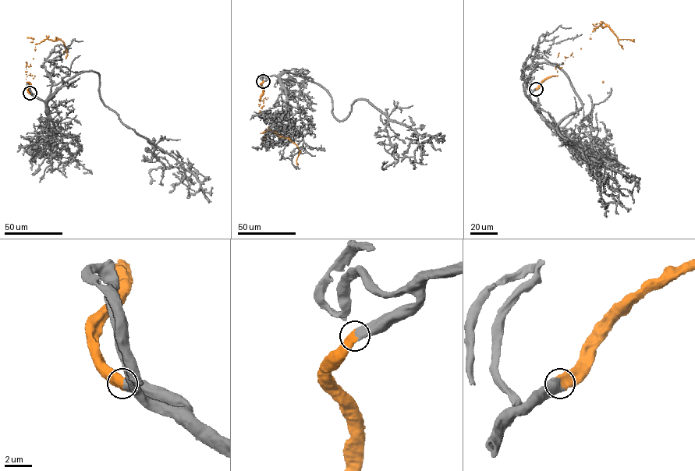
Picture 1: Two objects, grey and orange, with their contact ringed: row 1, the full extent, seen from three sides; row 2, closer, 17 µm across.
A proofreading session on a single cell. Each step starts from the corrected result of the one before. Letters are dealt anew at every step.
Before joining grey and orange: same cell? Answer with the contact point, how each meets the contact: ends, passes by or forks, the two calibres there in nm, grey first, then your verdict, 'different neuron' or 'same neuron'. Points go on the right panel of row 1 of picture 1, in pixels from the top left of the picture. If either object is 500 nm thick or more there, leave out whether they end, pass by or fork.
(536, 89) | 600/750 nm | same neuron

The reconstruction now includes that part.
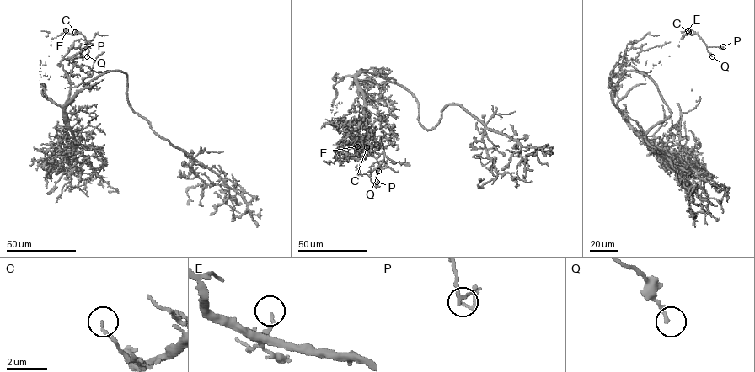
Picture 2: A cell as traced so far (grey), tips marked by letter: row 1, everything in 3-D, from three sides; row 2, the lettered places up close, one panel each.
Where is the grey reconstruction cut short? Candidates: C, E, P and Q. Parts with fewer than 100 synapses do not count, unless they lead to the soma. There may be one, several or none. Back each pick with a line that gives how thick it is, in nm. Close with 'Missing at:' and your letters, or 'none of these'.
Missing at: none of these

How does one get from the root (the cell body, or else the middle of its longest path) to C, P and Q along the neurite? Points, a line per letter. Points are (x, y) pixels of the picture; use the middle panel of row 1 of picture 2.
C: (410, 92), (366, 72), (345, 76), (334, 85), (336, 97), (330, 110), (342, 138), (356, 148), (366, 147)
P: (410, 92), (366, 72), (345, 76), (334, 86), (330, 110), (342, 138), (377, 159), (377, 182)
Q: (410, 92), (366, 72), (345, 76), (334, 86), (330, 110), (342, 138), (372, 156), (378, 171)

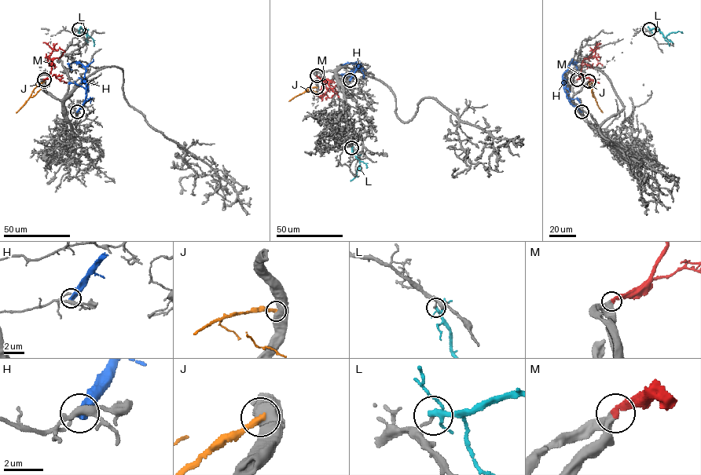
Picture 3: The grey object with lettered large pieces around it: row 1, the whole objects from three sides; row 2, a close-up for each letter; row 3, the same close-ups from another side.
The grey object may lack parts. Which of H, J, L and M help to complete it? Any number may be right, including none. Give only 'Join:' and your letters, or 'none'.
Join: M

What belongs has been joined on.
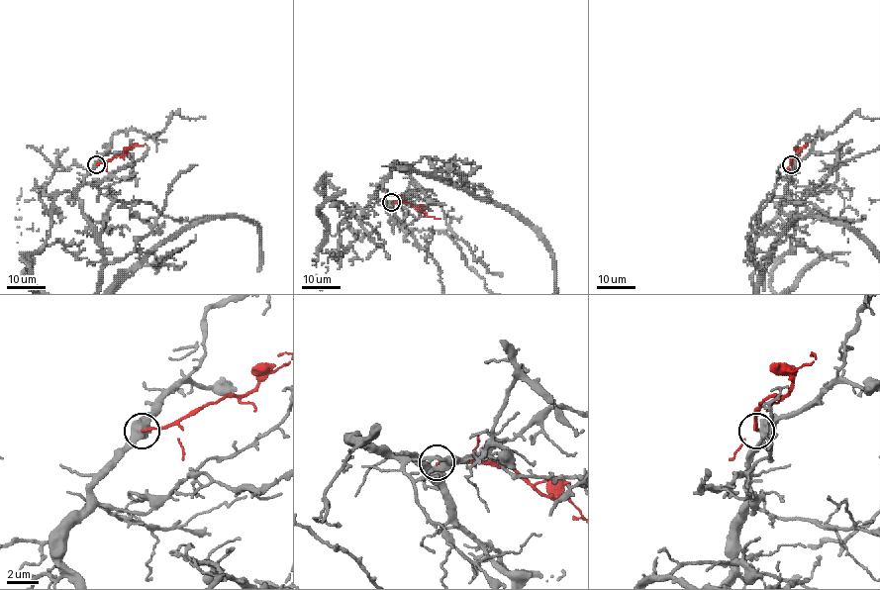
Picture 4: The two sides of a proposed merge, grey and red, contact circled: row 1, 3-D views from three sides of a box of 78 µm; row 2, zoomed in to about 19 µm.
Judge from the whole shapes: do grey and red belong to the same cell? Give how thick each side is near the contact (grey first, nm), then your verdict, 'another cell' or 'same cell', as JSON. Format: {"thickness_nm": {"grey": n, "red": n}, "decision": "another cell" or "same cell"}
{"thickness_nm": {"grey": 550, "red": 150}, "decision": "another cell"}

